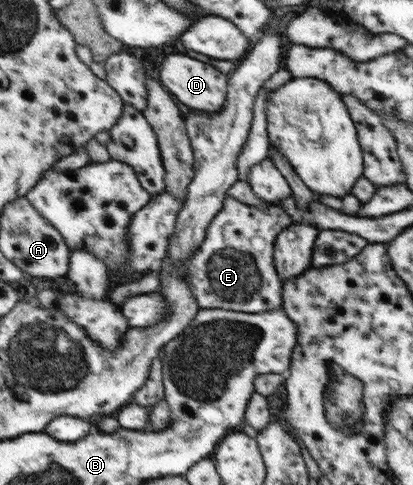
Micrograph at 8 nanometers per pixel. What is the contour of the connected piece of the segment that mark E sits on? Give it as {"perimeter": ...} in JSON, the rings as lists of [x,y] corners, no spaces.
{"perimeter":[[[226,196],[220,212],[211,219],[205,238],[188,259],[186,282],[199,308],[265,313],[284,306],[282,284],[274,272],[272,252],[276,238],[296,224],[280,205],[268,209],[250,206]]]}

